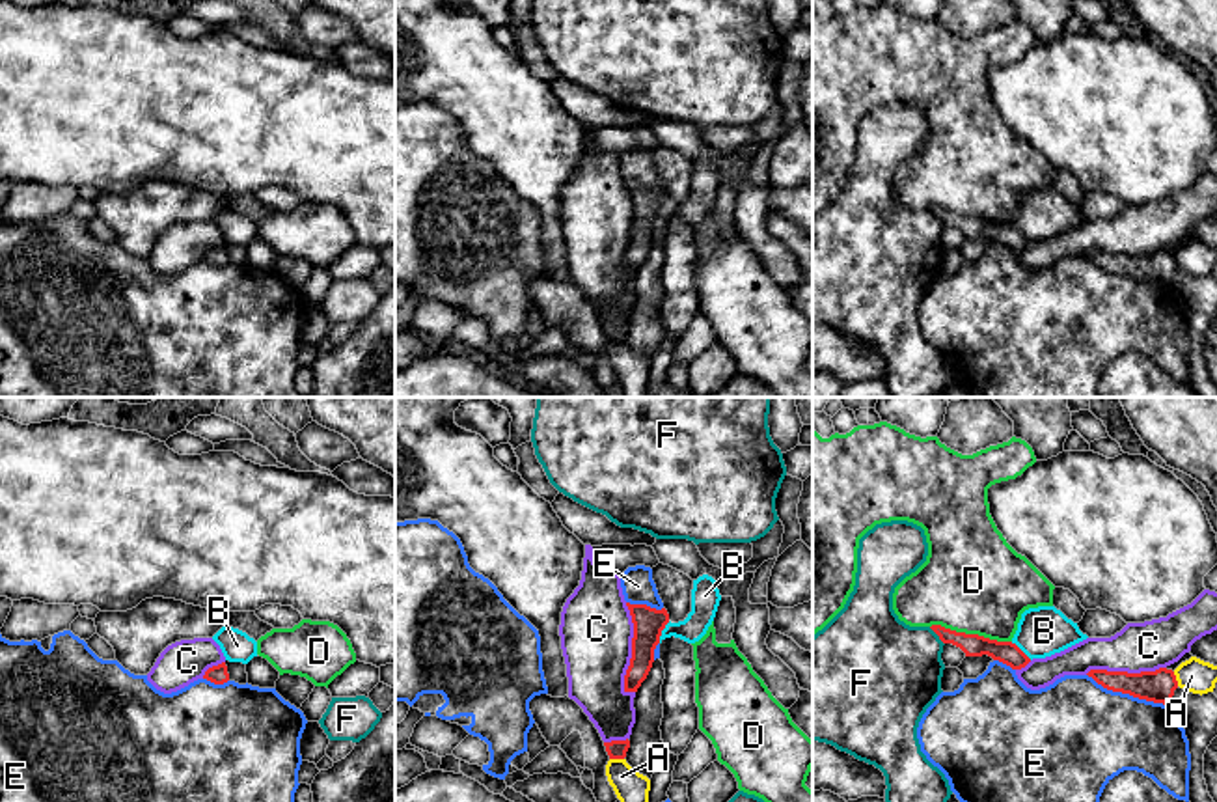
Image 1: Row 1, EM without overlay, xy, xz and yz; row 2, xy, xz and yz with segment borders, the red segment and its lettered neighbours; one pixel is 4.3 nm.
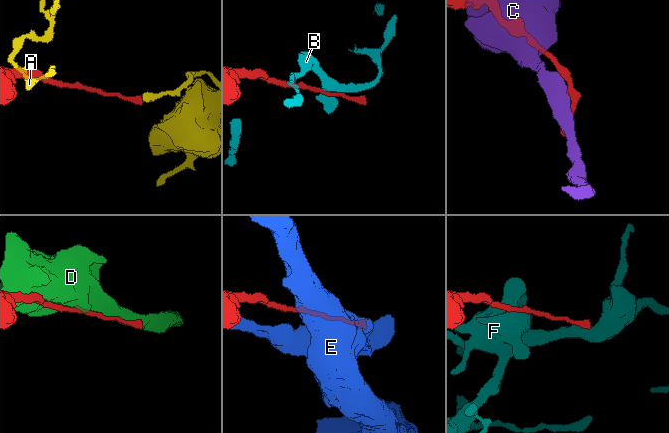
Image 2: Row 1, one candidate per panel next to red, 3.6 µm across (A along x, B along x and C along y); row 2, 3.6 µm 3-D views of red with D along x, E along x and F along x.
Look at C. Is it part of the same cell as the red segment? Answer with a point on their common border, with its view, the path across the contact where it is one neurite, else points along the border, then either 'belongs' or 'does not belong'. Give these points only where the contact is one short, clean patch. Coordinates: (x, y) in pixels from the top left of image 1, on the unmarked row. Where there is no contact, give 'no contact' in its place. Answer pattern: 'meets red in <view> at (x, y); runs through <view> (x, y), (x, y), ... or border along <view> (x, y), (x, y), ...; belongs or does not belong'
meets red in xz at (632, 234); does not belong

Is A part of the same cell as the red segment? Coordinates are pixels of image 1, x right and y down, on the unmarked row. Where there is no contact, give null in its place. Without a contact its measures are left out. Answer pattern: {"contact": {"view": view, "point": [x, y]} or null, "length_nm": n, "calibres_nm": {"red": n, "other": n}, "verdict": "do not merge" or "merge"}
{"contact": {"view": "xz", "point": [617, 340]}, "length_nm": 60, "calibres_nm": {"red": 80, "other": 140}, "verdict": "do not merge"}

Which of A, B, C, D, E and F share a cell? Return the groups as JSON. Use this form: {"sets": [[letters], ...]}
{"sets": [["A"], ["B"], ["C"], ["D"], ["E"], ["F"]]}

